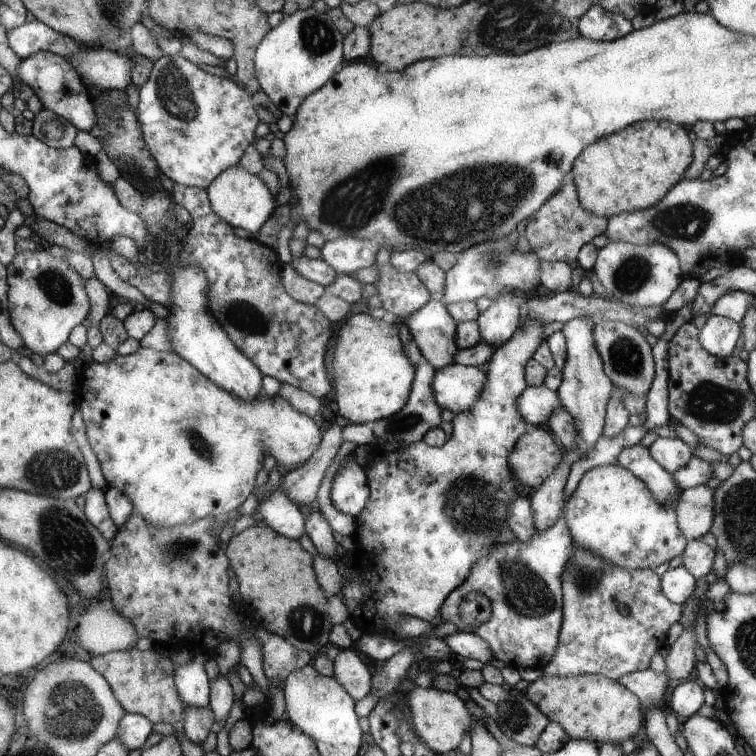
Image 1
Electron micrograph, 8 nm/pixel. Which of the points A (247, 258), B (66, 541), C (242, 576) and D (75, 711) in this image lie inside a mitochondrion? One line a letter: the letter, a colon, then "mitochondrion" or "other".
A: other
B: mitochondrion
C: other
D: mitochondrion

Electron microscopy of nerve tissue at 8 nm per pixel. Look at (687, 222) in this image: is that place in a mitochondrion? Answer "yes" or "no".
yes

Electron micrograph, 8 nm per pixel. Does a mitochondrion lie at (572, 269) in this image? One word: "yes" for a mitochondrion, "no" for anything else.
no

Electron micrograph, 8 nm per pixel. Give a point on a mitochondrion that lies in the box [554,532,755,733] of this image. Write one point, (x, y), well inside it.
(588, 579)

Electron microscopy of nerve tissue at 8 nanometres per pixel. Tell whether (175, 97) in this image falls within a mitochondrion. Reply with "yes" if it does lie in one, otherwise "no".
yes

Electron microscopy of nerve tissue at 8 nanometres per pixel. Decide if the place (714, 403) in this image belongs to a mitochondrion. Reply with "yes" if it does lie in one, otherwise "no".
yes

